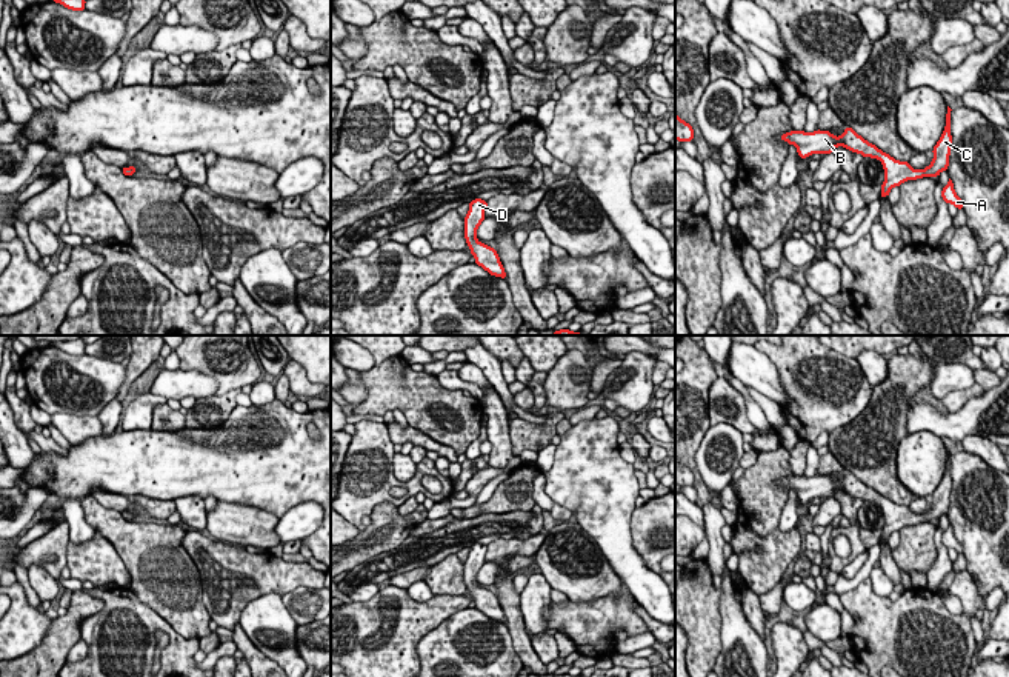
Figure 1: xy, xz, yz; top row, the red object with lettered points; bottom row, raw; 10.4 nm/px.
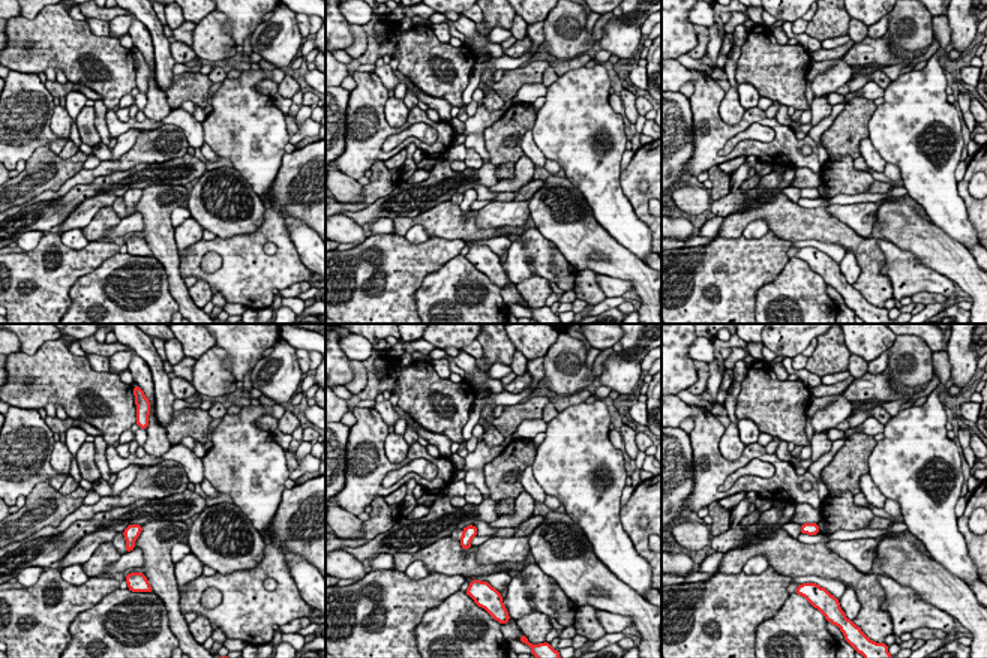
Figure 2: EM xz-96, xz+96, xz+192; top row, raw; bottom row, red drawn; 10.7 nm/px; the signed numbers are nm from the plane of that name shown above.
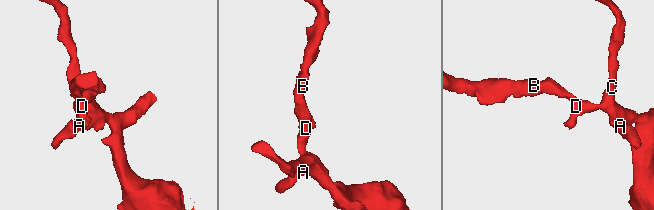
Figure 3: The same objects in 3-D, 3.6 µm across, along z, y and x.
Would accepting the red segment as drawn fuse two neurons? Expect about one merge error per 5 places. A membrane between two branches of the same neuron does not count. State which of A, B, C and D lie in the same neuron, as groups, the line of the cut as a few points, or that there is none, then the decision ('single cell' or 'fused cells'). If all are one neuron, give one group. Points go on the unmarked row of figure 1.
A B C D; no cut; single cell

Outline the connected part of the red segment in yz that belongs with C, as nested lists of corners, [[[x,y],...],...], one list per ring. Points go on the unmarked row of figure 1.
[[[947,451],[946,471],[944,475],[934,491],[934,503],[924,514],[914,514],[909,506],[900,506],[889,499],[878,494],[875,489],[864,485],[852,472],[846,471],[840,482],[835,482],[829,475],[791,475],[780,480],[780,485],[797,491],[800,503],[806,503],[812,499],[831,499],[837,491],[844,491],[846,494],[861,499],[863,502],[877,503],[883,508],[884,526],[881,529],[880,542],[887,542],[894,531],[900,531],[903,526],[917,525],[923,522],[938,522],[941,515],[947,515],[949,500],[951,500],[951,452]]]

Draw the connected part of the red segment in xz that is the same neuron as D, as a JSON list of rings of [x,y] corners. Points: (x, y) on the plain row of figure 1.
[[[475,543],[469,548],[469,555],[465,562],[465,583],[471,594],[471,600],[475,602],[475,609],[481,611],[491,620],[506,623],[497,594],[480,588],[477,583],[477,574],[485,565],[486,551],[488,546],[481,543]]]

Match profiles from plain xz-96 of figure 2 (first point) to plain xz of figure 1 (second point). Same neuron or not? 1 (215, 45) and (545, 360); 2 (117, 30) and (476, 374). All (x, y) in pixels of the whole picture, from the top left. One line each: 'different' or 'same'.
1: different
2: same

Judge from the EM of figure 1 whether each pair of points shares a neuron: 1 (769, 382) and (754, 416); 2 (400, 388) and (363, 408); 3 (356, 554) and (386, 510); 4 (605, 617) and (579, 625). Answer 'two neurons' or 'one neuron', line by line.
1: two neurons
2: one neuron
3: one neuron
4: one neuron

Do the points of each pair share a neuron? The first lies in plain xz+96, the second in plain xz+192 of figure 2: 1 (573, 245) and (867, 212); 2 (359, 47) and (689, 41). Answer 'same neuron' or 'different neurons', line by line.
1: different neurons
2: different neurons

